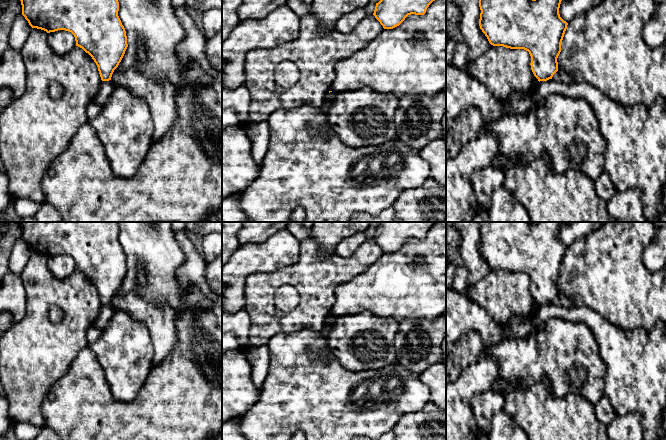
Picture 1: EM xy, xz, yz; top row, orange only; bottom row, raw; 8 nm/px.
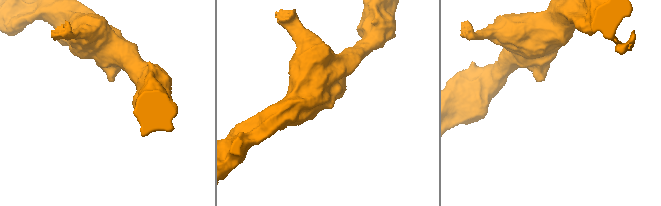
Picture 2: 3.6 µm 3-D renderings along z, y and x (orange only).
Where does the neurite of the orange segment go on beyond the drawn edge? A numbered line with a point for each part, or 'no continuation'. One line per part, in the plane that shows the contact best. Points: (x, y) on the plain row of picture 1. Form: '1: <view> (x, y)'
no continuation

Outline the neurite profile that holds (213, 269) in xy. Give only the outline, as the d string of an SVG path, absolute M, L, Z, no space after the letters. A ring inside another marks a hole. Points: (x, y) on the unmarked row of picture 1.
M222 253L206 264L206 280L210 289L222 297Z

